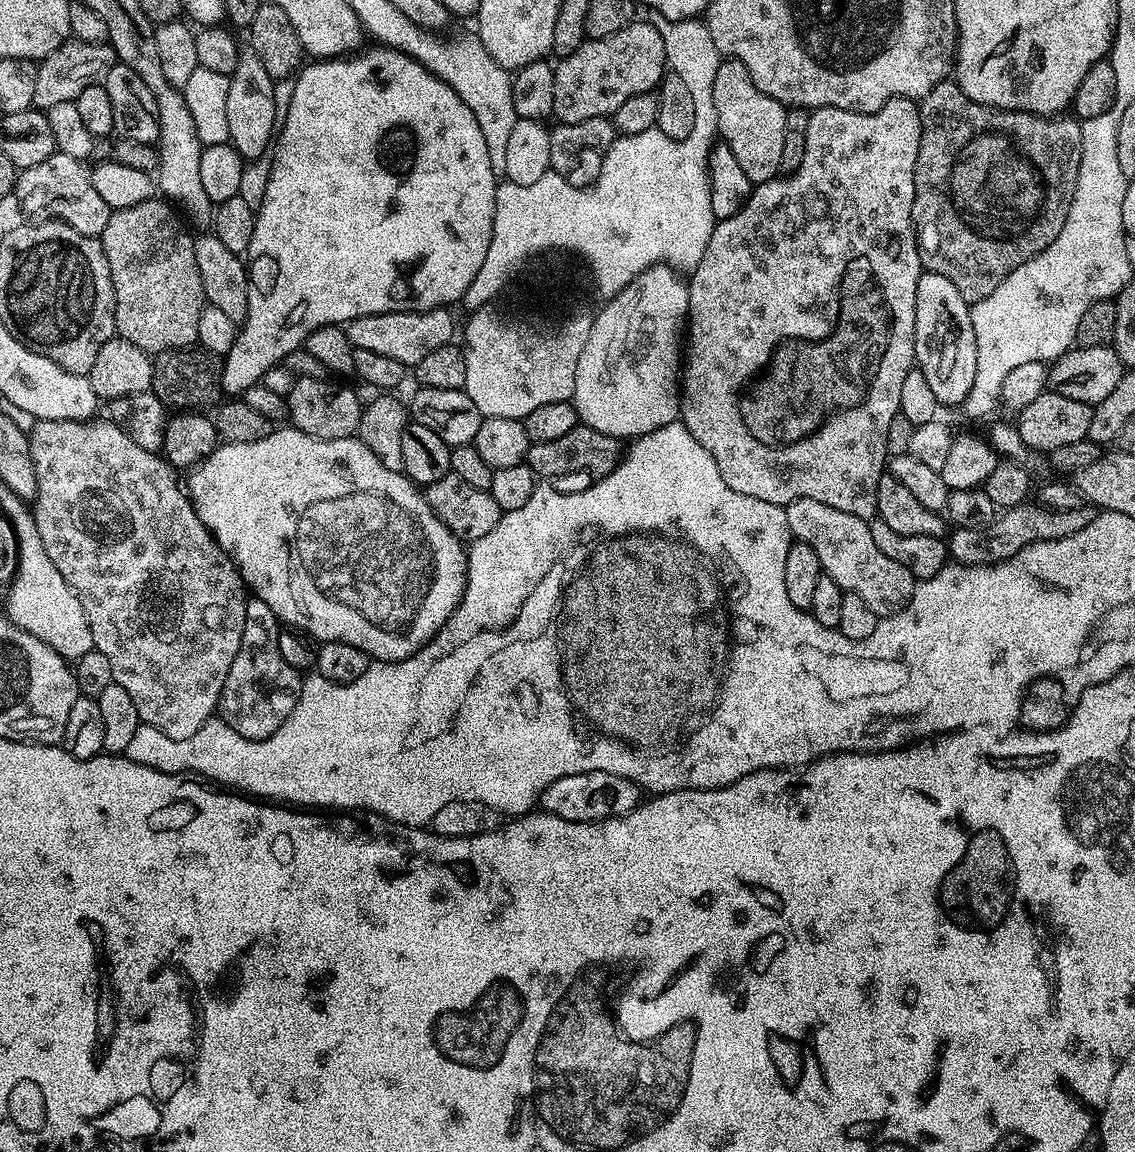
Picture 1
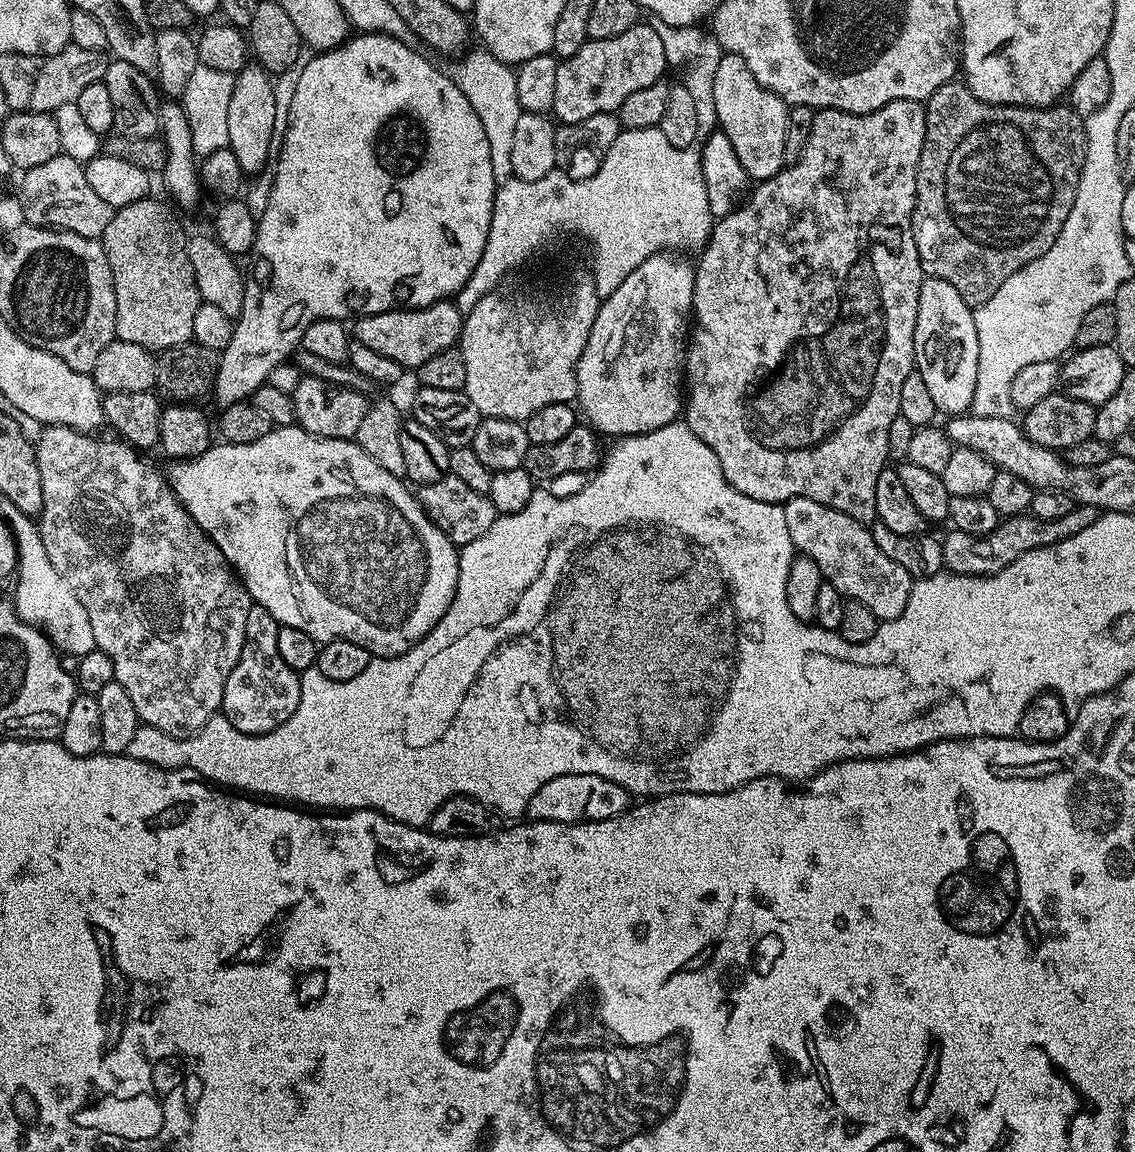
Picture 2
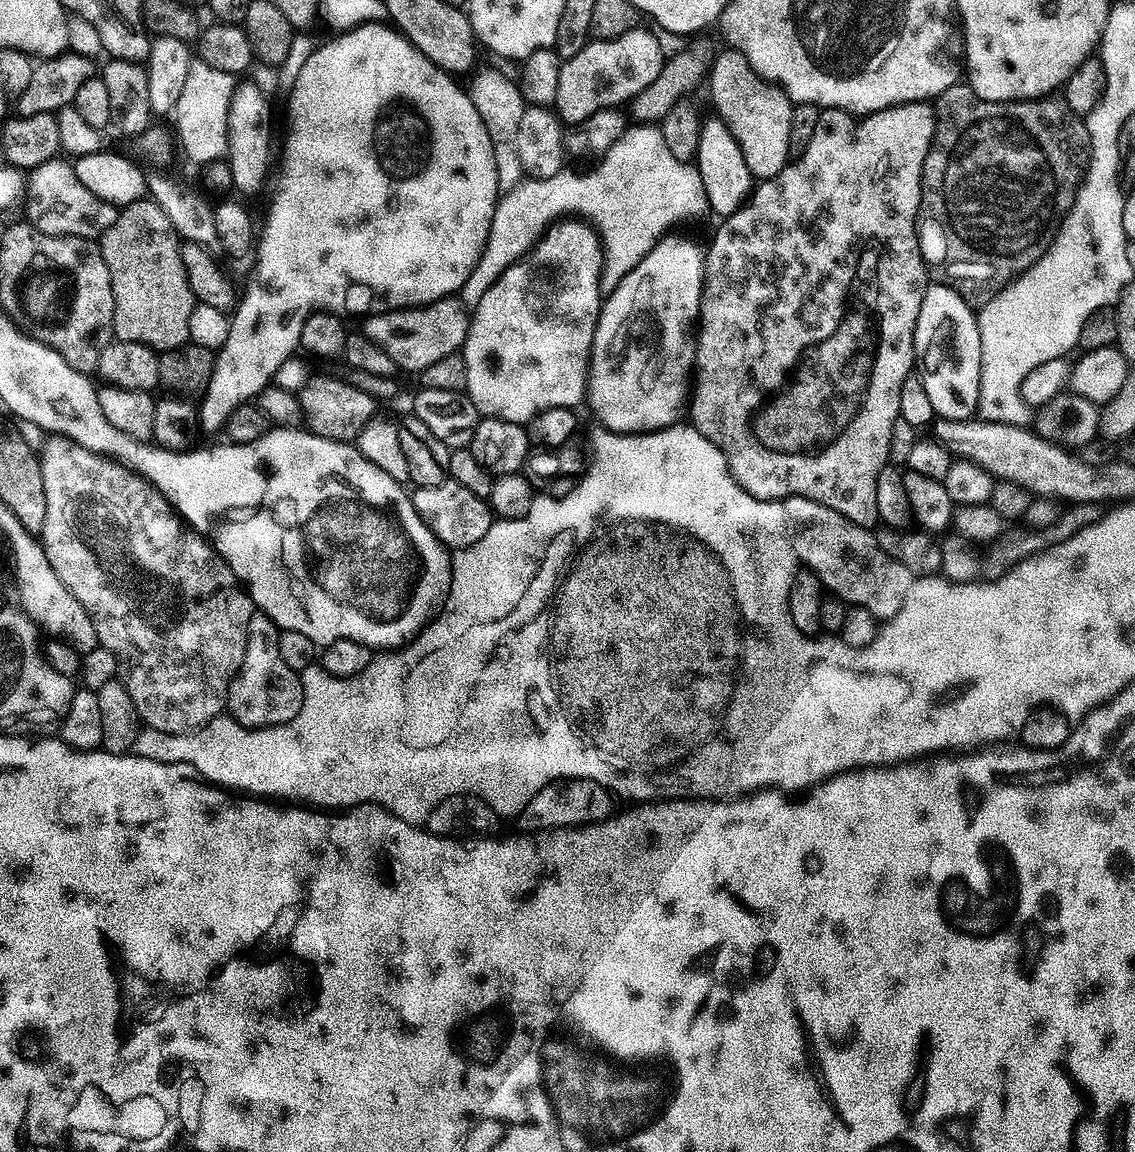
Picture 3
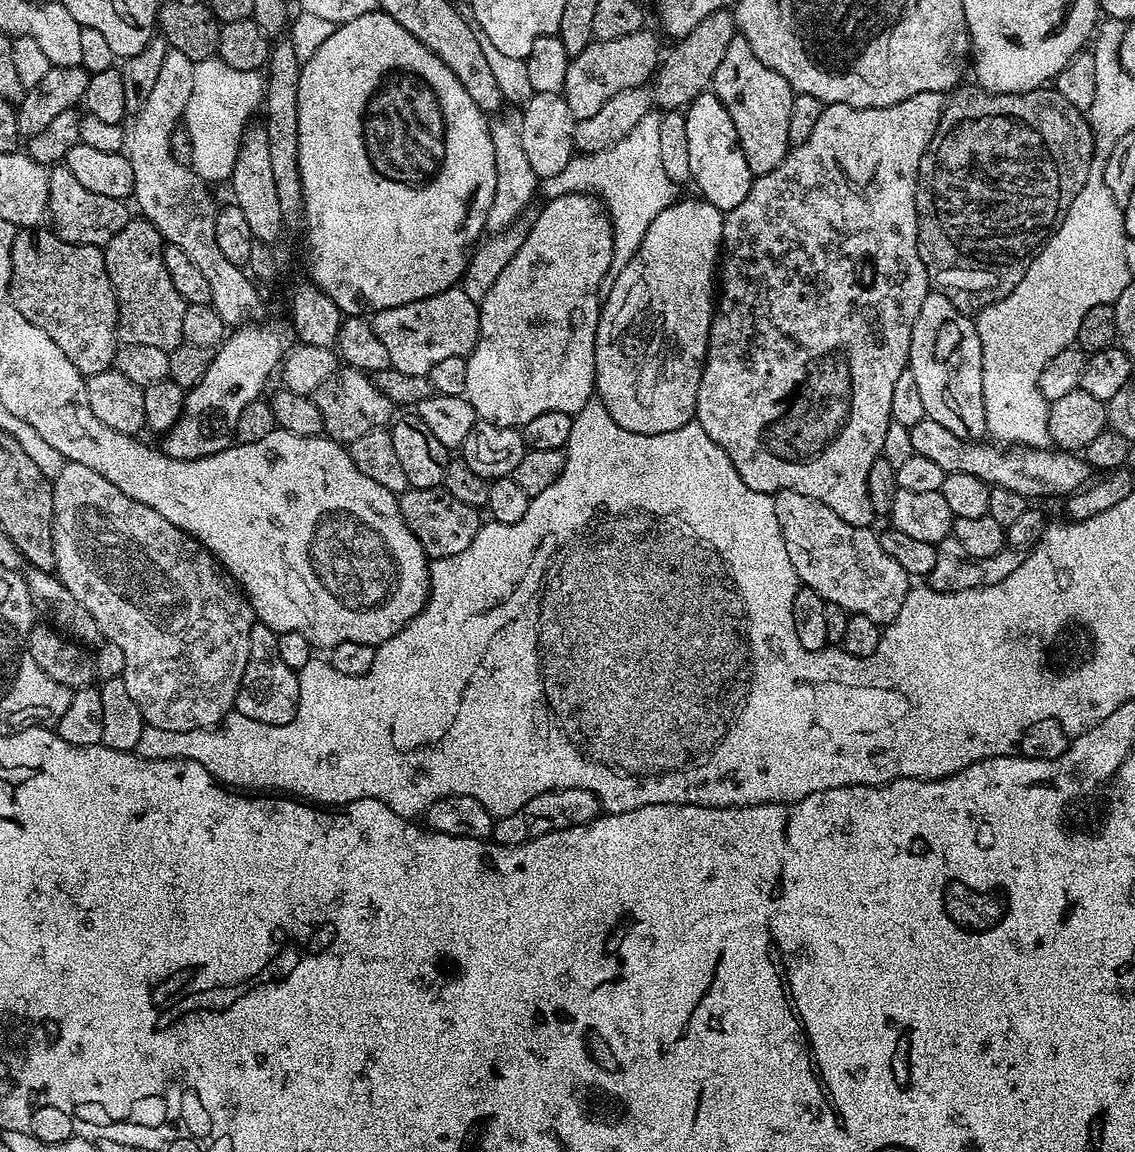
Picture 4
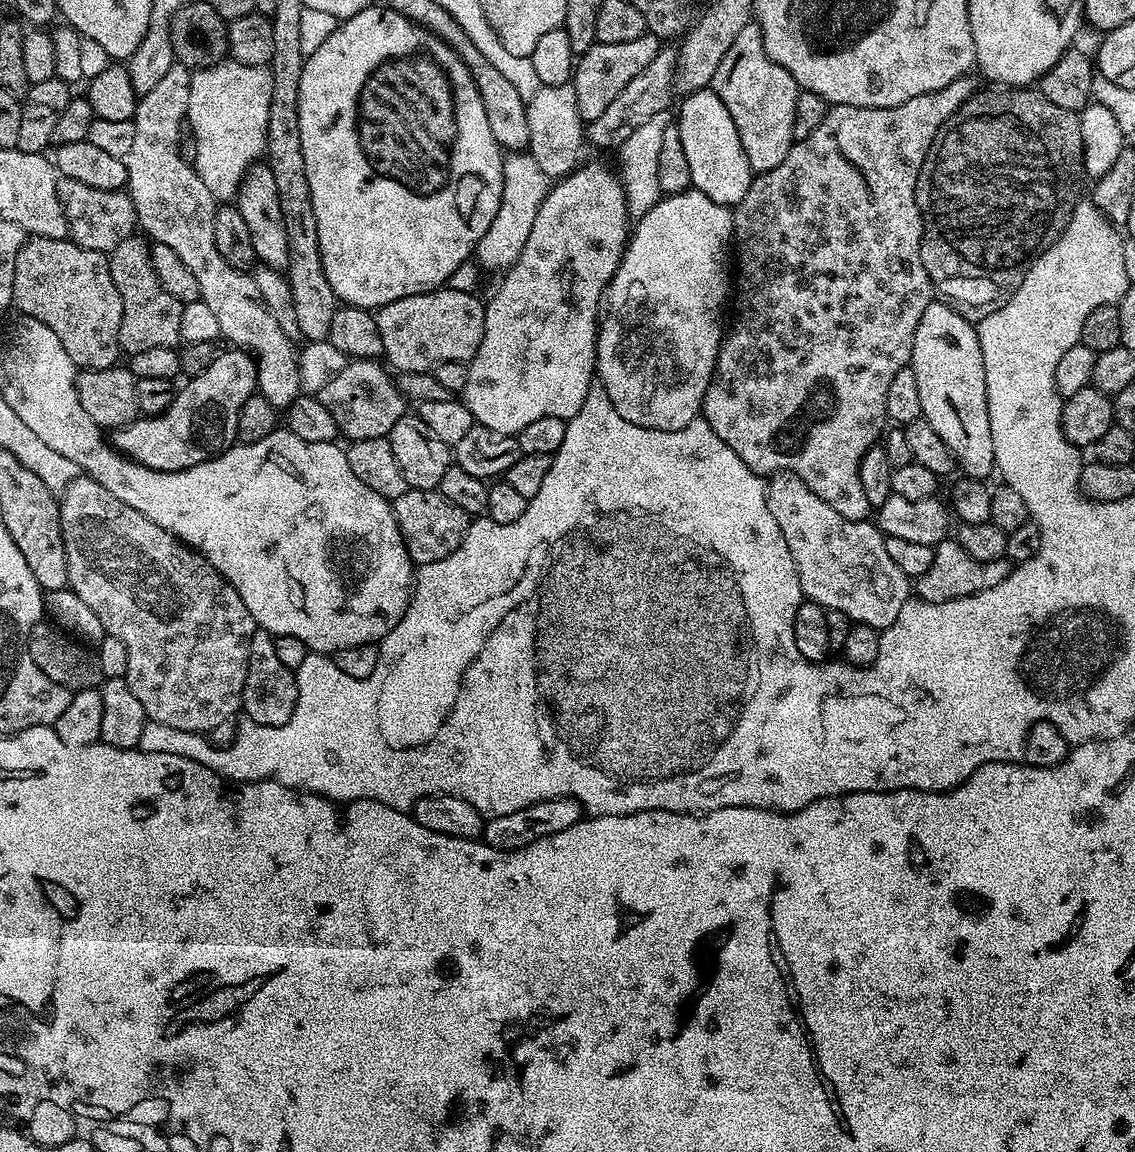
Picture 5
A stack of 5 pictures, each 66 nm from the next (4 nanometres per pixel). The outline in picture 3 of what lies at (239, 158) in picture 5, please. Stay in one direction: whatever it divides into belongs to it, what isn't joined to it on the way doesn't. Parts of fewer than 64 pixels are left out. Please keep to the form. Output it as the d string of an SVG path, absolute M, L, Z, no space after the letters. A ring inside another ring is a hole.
M193 59L186 76L185 89L174 109L176 136L190 161L200 164L199 166L207 166L225 157L228 149L230 104L235 91L235 76L215 69L202 59Z

